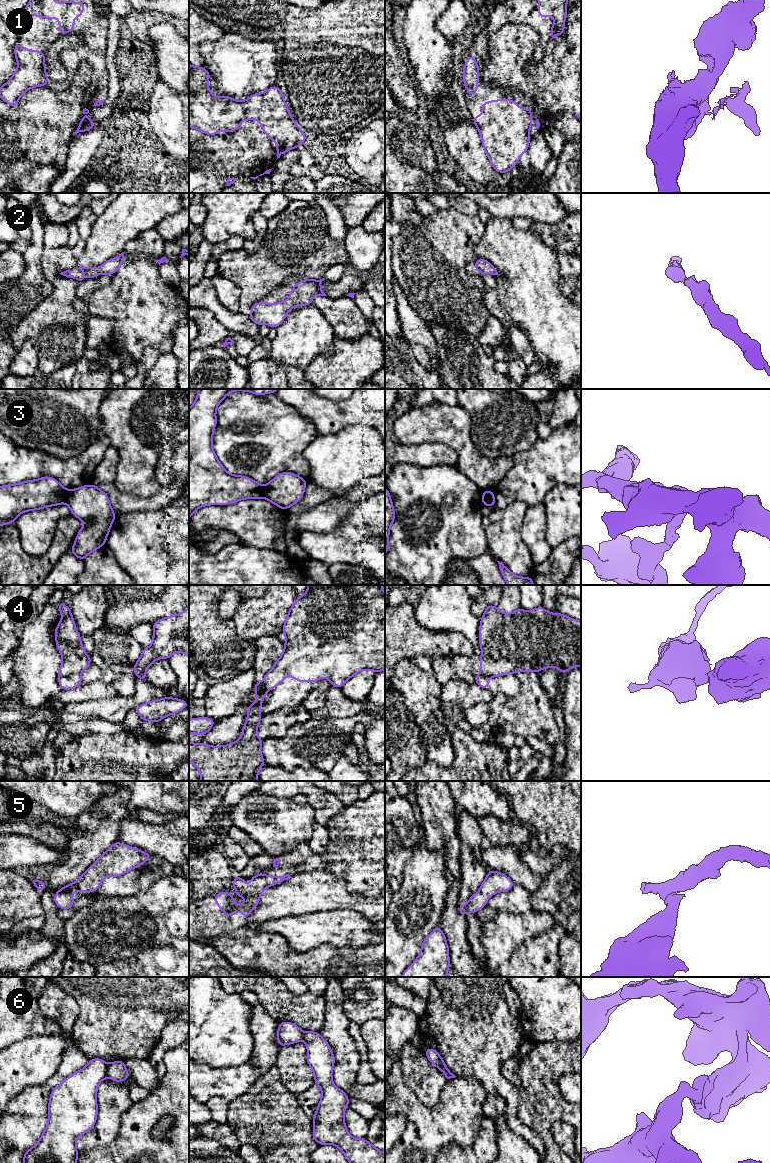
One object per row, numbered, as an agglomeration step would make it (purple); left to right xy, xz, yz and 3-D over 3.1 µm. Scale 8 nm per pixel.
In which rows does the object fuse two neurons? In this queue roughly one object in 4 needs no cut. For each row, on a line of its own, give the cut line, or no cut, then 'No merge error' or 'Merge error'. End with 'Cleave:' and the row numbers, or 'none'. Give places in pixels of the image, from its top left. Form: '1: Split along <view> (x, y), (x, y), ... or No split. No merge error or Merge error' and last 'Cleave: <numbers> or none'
1: Split along yz (539, 122), (539, 129), (537, 131). Merge error
2: No split. No merge error
3: Split along xy (69, 491), (64, 502). Merge error
4: Split along xy (80, 672), (59, 677). Merge error
5: No split. No merge error
6: Split along xy (108, 1065), (105, 1075). Merge error
Cleave: 1, 3, 4, 6

